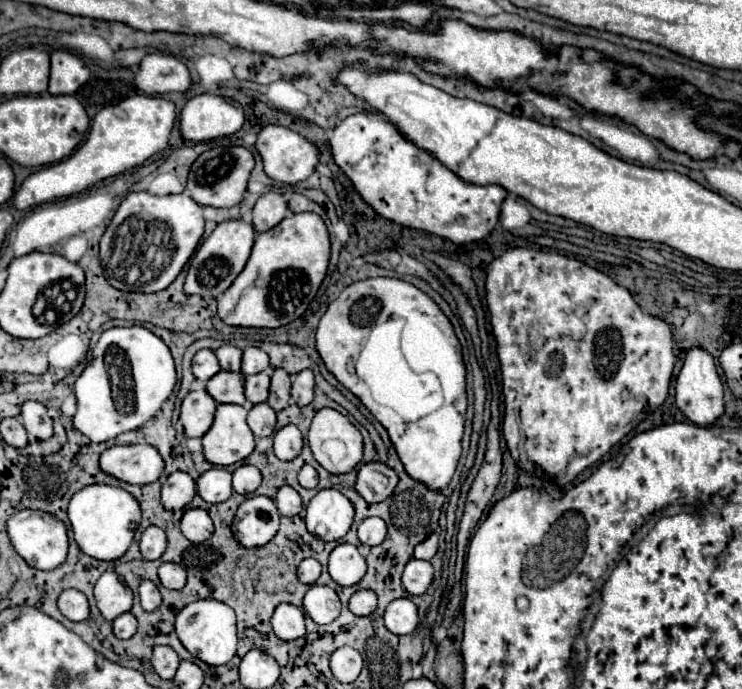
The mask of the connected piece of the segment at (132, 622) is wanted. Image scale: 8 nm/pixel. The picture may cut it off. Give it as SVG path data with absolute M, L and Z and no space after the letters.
M123 613L113 621L113 633L119 639L131 639L137 631L137 619L133 617L133 613Z

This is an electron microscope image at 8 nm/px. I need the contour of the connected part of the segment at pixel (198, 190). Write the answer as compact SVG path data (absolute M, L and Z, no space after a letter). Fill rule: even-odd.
M215 147L197 157L197 161L191 165L189 179L185 185L185 193L199 205L211 205L211 207L235 207L241 203L245 191L247 191L247 179L253 169L255 161L249 149L245 147Z

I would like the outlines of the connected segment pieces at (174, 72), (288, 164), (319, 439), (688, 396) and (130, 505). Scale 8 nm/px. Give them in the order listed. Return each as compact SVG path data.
M151 53L141 61L135 83L147 95L163 95L169 91L185 93L191 87L191 73L187 65L171 55Z
M281 125L263 127L259 137L257 137L255 149L261 155L263 169L265 169L267 177L281 181L281 183L289 183L289 185L307 179L315 171L315 165L319 163L317 147L313 143L309 143L305 137L301 137L299 133L295 133L287 127L281 127Z
M325 407L325 409L317 411L317 415L311 423L311 429L307 433L307 439L309 439L309 447L313 451L315 461L323 469L327 469L329 473L347 473L363 457L363 437L361 437L361 433L357 431L357 427L345 415L341 415L335 409Z
M691 349L685 357L685 363L677 375L677 385L675 385L675 401L679 411L695 425L709 427L713 425L723 413L725 413L725 401L723 401L723 385L715 369L713 357L703 351L703 349Z
M87 485L71 497L69 503L69 521L73 529L73 537L79 549L101 561L115 561L121 559L123 553L129 549L135 529L141 519L139 503L127 491L111 485Z

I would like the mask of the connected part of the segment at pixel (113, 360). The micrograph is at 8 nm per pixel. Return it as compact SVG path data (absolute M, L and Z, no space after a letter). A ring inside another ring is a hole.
M133 325L133 327L113 327L101 335L97 345L93 347L93 359L83 369L83 373L75 381L77 395L77 415L73 417L73 427L87 435L91 441L101 443L115 439L125 431L133 431L143 427L163 405L163 401L173 393L175 387L175 365L167 345L155 337L149 329Z

